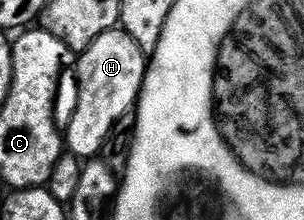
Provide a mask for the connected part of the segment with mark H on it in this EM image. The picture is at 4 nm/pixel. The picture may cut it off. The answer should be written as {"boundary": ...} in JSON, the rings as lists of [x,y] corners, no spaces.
{"boundary":[[[118,27],[99,35],[76,61],[77,106],[69,121],[69,133],[67,129],[67,149],[78,159],[93,159],[106,148],[115,123],[136,106],[145,82],[147,55],[131,35]]]}

